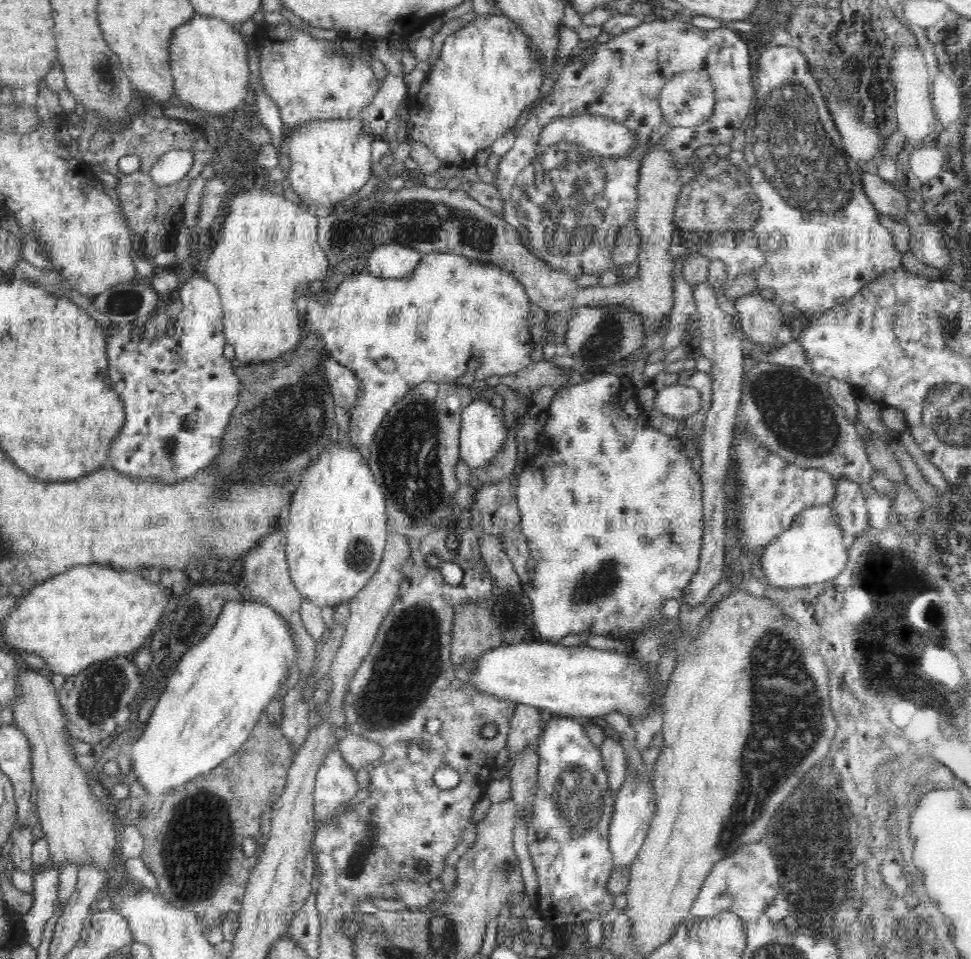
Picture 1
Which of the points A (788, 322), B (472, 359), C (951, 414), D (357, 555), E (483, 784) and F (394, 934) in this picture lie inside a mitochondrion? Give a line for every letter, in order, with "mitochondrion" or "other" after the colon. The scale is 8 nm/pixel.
A: other
B: other
C: mitochondrion
D: mitochondrion
E: other
F: other

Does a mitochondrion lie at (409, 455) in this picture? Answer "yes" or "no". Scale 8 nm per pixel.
yes

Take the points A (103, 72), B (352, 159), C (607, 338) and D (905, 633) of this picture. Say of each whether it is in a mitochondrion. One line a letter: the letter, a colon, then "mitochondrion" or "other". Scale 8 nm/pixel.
A: mitochondrion
B: other
C: mitochondrion
D: other

